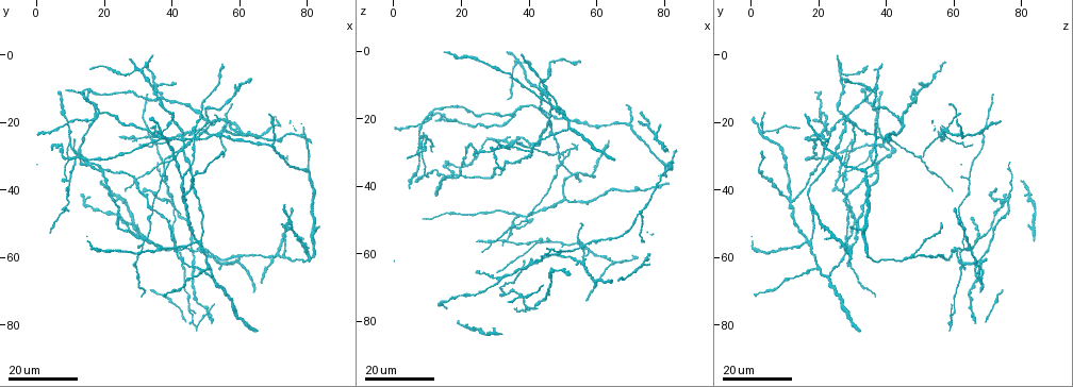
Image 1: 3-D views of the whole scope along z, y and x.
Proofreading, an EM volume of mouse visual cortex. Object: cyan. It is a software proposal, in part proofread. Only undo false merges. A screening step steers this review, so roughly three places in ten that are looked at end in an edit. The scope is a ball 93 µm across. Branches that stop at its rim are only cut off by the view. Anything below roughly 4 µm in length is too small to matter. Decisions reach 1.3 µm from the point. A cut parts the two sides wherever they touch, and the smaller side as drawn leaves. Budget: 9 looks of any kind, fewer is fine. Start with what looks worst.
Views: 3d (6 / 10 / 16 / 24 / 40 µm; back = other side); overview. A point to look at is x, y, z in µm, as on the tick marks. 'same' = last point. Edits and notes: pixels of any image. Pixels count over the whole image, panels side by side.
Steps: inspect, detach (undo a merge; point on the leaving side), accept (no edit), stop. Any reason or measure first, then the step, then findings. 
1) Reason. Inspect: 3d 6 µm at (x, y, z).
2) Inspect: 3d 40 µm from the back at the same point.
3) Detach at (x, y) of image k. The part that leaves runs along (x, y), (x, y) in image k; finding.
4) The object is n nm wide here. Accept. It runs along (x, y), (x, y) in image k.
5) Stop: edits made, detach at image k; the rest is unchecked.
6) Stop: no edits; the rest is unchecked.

Three arms meet. Inspect: 3d 24 µm at (40.0, 43.5, 76.0).

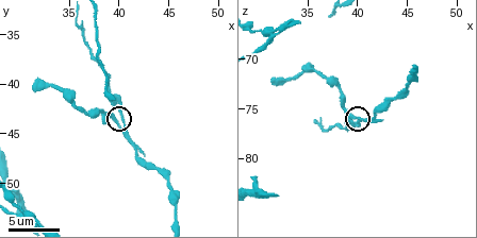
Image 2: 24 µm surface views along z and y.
Inspect: 3d 6 µm at (39.8, 43.6, 75.8).

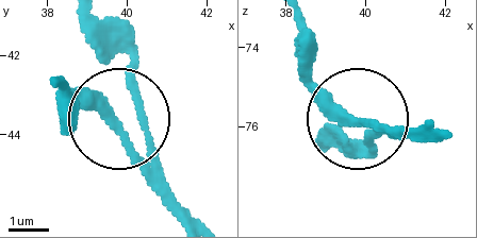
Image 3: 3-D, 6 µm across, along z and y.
The object is 220 nm wide here. Accept. Continuous, no second cell.

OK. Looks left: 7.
Inspect: 3d 16 µm at (36.0, 23.0, 3.5).

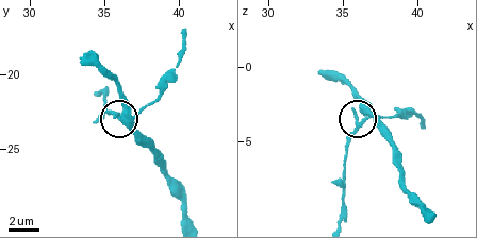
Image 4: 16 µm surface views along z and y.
Inspect: 3d 6 µm at the same point.

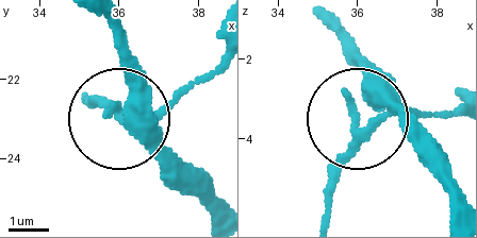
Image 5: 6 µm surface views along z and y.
The side arm is 6 µm long. Detach at (354, 155) of image 5. The part that leaves runs along (389, 115), (338, 183), (330, 214) in image 5; two cells meet here.

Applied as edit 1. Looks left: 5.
Inspect: overview.

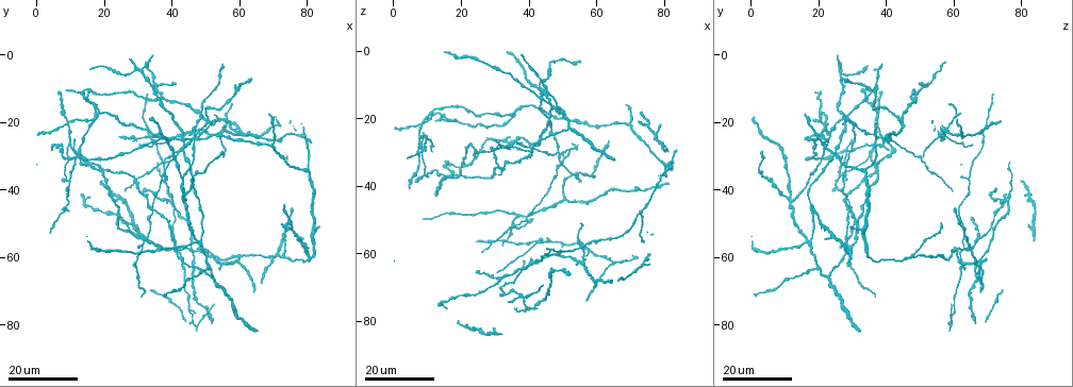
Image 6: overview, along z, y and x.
Narrows sharply. Inspect: 3d 16 µm at (20.5, 34.0, 36.5).

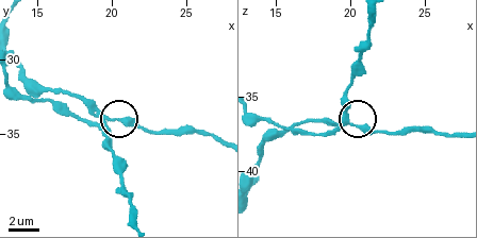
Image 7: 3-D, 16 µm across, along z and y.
Zoom in. Inspect: 3d 6 µm at (20.2, 34.0, 36.8).

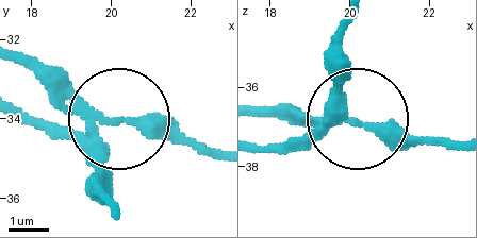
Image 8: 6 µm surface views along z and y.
Inspect: 3d 6 µm from the back at (20.20, 34.10, 36.90).

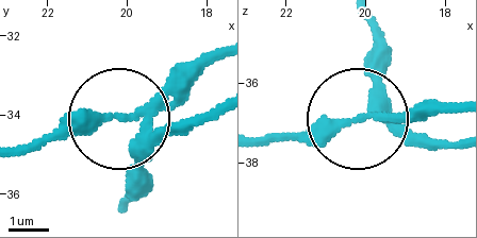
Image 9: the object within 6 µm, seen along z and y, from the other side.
4 arms meet here. Accept. All the same cell.

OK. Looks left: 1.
Stop: edits made, detach at image 5; the rest is unchecked.

